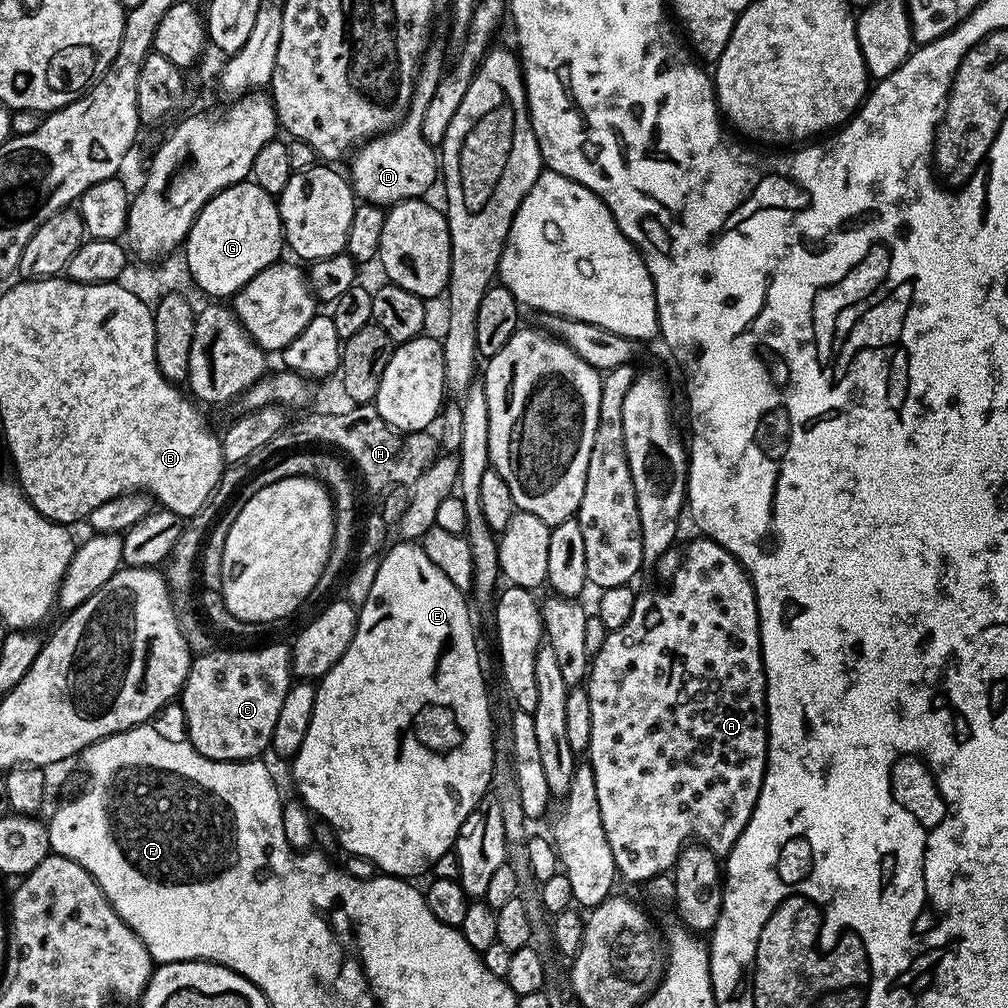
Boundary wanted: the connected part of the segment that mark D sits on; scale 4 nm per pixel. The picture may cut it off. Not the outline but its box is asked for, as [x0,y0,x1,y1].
[350,46,445,206]

